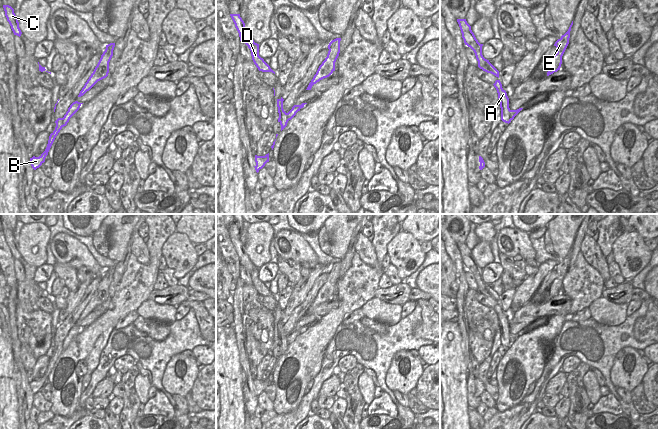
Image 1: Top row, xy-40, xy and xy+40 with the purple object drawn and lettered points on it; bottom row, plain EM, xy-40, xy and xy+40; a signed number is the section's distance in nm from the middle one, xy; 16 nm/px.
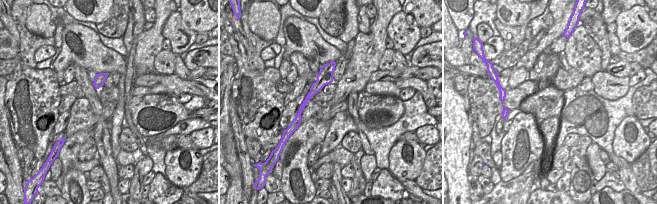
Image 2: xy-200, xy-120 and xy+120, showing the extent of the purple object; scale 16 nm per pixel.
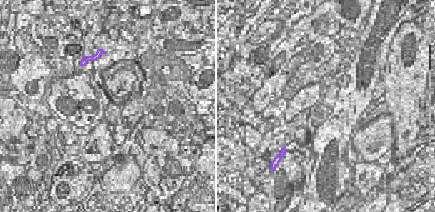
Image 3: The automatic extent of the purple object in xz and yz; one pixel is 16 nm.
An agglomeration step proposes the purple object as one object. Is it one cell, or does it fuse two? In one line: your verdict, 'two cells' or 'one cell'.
two cells

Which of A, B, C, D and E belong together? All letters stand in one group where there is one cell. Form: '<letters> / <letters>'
A C D / B E

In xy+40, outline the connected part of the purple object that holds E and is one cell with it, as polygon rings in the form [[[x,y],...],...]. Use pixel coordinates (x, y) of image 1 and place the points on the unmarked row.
[[[572,245],[568,255],[564,259],[562,259],[561,262],[558,263],[554,268],[554,270],[557,272],[557,277],[553,280],[551,285],[548,287],[547,300],[560,294],[560,291],[562,288],[562,280],[569,268],[570,255],[571,255],[572,249],[573,249],[573,245]]]

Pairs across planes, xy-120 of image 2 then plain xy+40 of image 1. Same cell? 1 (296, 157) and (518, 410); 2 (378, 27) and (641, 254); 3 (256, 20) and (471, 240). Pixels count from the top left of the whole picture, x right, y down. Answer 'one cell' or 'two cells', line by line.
1: two cells
2: two cells
3: two cells

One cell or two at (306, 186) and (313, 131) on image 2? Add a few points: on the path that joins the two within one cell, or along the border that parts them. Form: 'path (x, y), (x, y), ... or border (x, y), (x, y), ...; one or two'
path (301, 172), (301, 145); one

